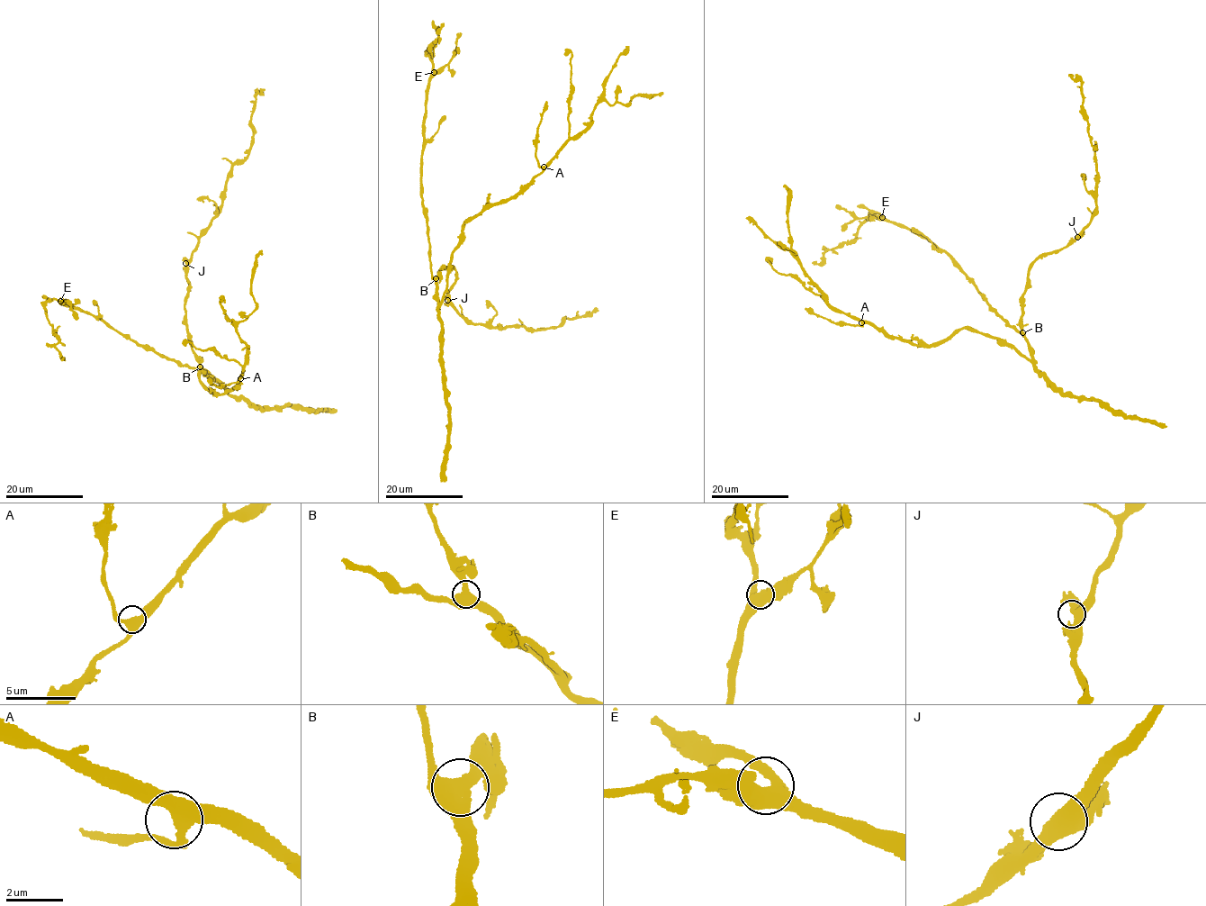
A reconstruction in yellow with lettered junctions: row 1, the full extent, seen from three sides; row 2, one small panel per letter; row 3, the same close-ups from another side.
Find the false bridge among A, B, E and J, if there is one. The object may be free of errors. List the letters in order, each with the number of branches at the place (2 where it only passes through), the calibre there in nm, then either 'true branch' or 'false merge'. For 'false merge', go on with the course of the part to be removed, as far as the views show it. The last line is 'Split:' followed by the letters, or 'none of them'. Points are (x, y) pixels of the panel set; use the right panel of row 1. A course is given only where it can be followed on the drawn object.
A: 3 | 400 nm | true branch
B: 3 | 440 nm | true branch
E: 3 | 480 nm | true branch
J: 3 | 400 nm | true branch
Split: none of them

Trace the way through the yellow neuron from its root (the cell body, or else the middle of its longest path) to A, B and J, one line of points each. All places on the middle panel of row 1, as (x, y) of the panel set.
A: (445, 295), (452, 251), (460, 240), (465, 221), (487, 208), (509, 200), (544, 167)
B: (445, 295), (439, 303), (436, 278)
J: (445, 295), (439, 303), (436, 278), (439, 277), (440, 269), (452, 266), (456, 274), (447, 300)

